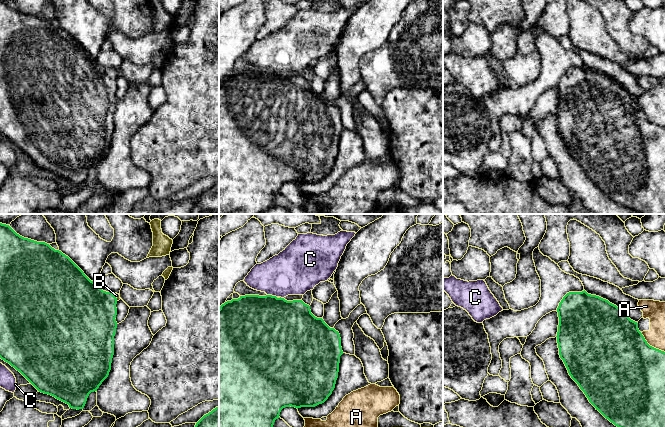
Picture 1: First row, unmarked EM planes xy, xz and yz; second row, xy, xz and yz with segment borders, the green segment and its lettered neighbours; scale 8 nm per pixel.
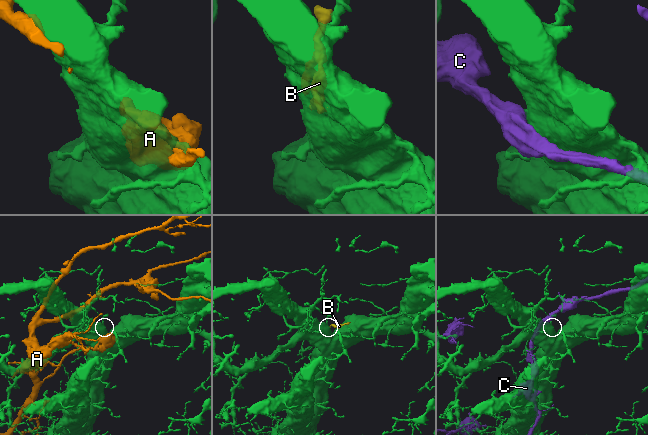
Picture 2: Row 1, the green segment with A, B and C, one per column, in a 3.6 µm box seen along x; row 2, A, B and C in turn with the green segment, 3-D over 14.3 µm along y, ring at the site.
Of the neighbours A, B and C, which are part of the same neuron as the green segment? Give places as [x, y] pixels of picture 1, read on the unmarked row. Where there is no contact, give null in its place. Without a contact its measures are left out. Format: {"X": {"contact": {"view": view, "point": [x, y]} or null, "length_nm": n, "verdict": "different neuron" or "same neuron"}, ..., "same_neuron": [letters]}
{"A": {"contact": {"view": "yz", "point": [651, 122]}, "length_nm": 260, "verdict": "different neuron"}, "B": {"contact": {"view": "xy", "point": [115, 73]}, "length_nm": 80, "verdict": "same neuron"}, "C": {"contact": {"view": "xz", "point": [271, 71]}, "length_nm": 80, "verdict": "different neuron"}, "same_neuron": ["B"]}

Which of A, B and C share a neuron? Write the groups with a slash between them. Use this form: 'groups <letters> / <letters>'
groups A / B / C

